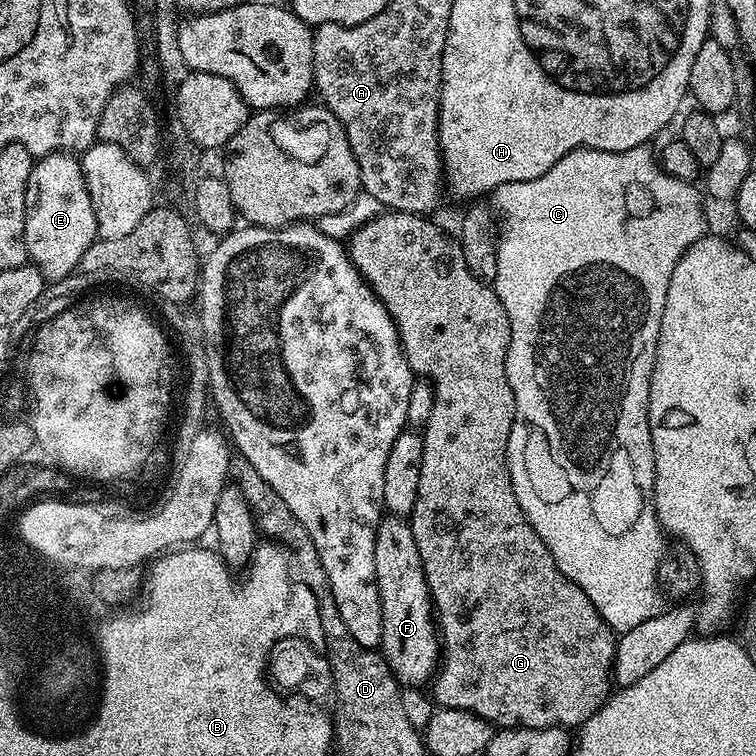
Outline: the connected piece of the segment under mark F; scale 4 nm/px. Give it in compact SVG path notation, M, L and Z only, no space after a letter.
M388 514L381 519L380 525L376 527L374 540L374 566L382 606L382 642L380 643L382 655L388 661L392 675L401 685L420 688L435 677L442 655L442 645L438 635L438 625L434 619L432 595L428 593L428 583L422 570L422 558L414 542L412 525L405 517Z

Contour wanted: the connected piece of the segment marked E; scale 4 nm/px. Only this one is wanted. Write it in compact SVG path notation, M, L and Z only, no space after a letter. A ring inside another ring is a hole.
M52 152L33 163L26 190L24 241L28 259L49 281L80 268L80 260L98 239L96 211L86 186L84 165L73 153Z

